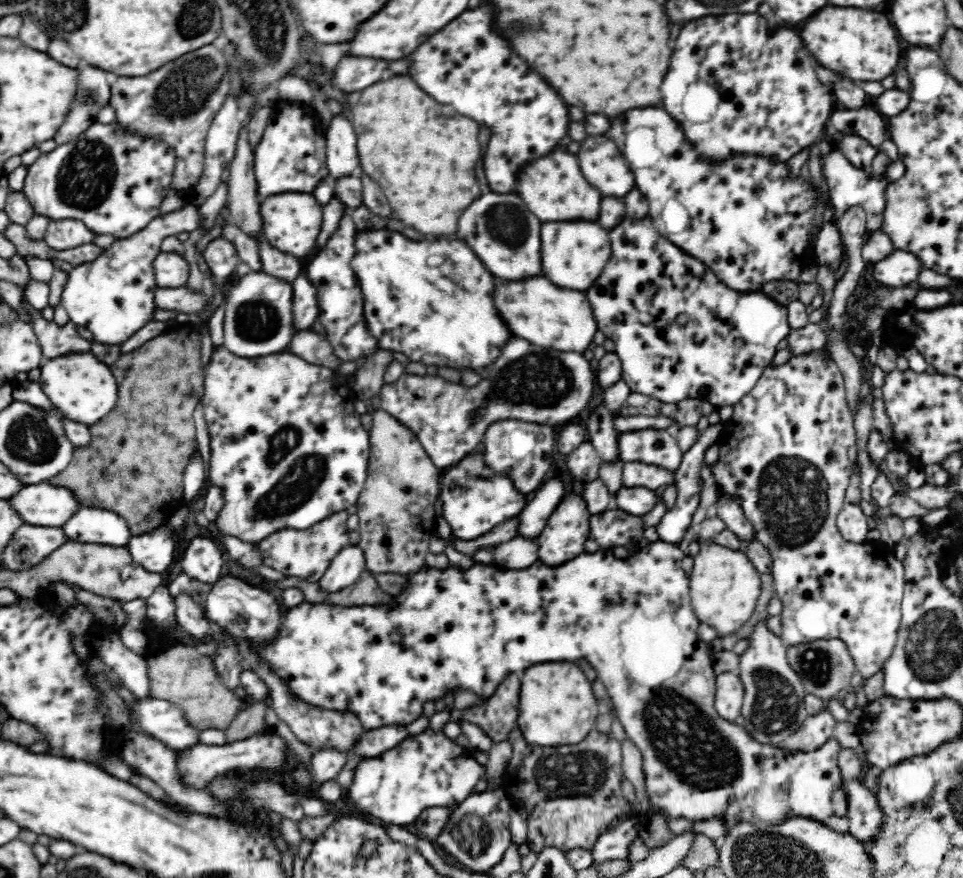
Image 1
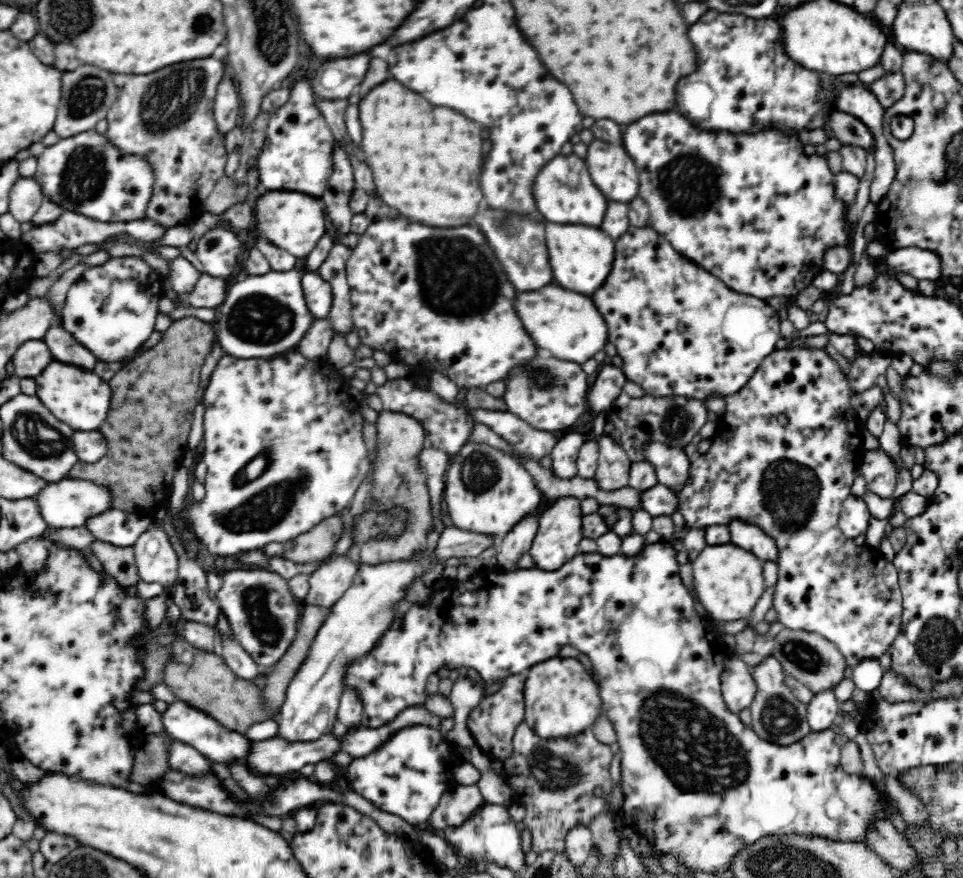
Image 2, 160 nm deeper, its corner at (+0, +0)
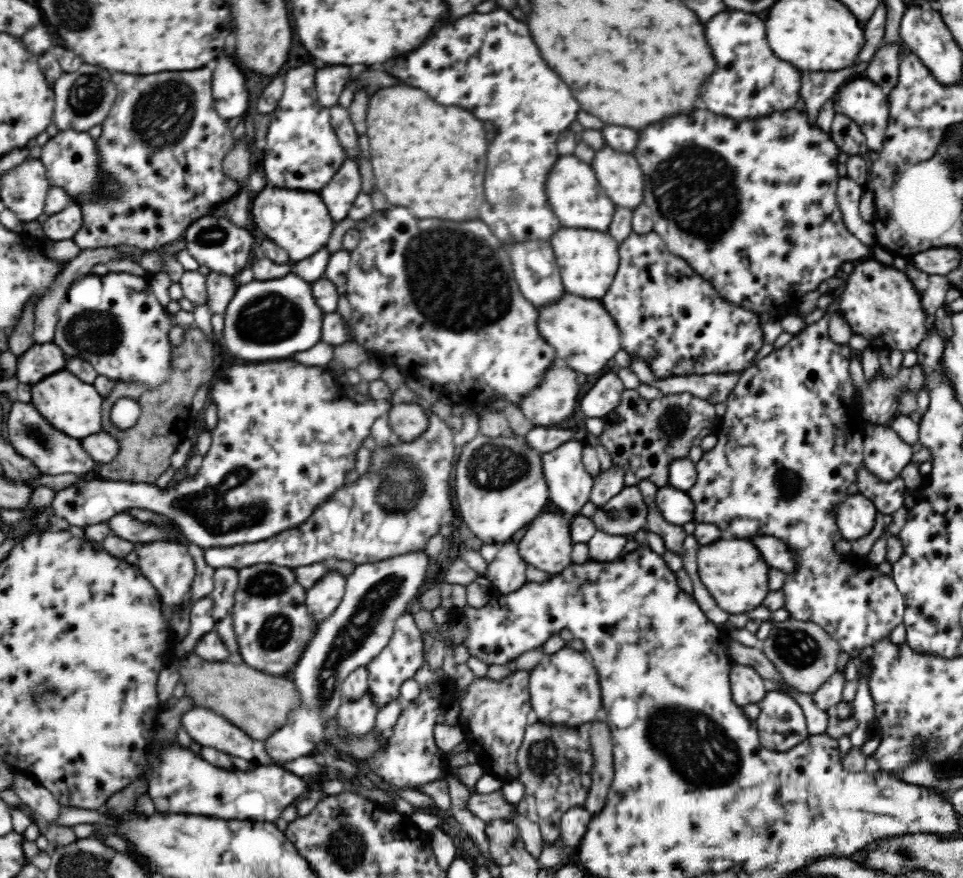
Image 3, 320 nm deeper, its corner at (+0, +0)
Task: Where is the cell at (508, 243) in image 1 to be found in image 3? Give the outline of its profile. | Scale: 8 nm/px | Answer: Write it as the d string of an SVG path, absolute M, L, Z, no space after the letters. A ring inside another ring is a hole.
M526 241L525 243L508 246L508 254L512 258L514 276L516 276L516 283L518 283L522 295L537 310L548 308L548 304L554 306L554 302L560 302L566 296L562 280L560 280L560 268L554 260L554 252L552 252L548 242Z

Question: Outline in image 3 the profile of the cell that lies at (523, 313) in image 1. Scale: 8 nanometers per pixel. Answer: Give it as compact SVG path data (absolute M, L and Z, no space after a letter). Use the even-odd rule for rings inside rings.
M566 293L554 306L539 310L538 331L547 343L554 347L557 358L568 362L568 366L582 374L603 374L608 370L607 362L622 349L622 336L614 318L598 300L588 300Z

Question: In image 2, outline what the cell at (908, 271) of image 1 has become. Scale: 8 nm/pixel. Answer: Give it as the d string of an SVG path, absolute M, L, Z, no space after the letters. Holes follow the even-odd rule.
M918 247L901 248L889 252L890 254L884 258L888 273L904 272L918 281L924 278L935 282L936 278L942 280L942 272L940 272L942 262L935 252Z

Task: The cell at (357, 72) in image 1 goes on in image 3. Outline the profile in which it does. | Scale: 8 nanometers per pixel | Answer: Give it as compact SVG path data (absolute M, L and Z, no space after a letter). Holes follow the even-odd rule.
M330 66L330 68L320 68L316 72L316 92L318 102L327 109L333 107L338 102L338 96L348 78L350 78L350 68L348 66Z

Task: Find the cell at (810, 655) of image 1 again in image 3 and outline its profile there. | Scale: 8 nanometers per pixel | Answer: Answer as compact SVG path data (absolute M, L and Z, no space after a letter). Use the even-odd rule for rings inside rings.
M789 618L770 621L771 631L763 640L761 651L782 675L782 682L800 692L814 694L834 674L841 646L819 624Z

